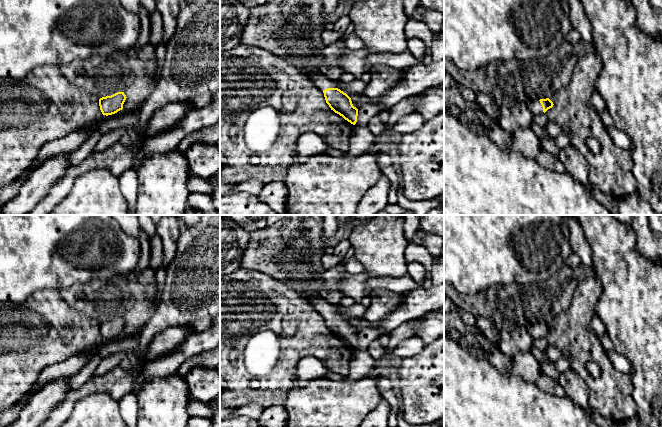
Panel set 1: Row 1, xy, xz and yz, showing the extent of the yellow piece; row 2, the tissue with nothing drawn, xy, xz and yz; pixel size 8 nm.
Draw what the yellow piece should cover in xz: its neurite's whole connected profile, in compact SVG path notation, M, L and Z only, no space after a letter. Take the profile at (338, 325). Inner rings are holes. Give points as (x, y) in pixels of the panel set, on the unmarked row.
M319 295L305 297L314 310L323 315L326 327L331 334L355 349L357 346L358 333L353 330L351 322L337 312L338 305L328 303Z

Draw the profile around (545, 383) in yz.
M541 372L541 374L534 380L537 387L549 394L556 395L558 397L566 396L566 393L559 381L556 381L549 376Z

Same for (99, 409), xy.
M107 393L80 399L68 419L59 427L127 427L119 411L119 401Z

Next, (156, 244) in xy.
M158 233L150 240L151 247L151 264L150 269L155 272L163 263L163 243Z

